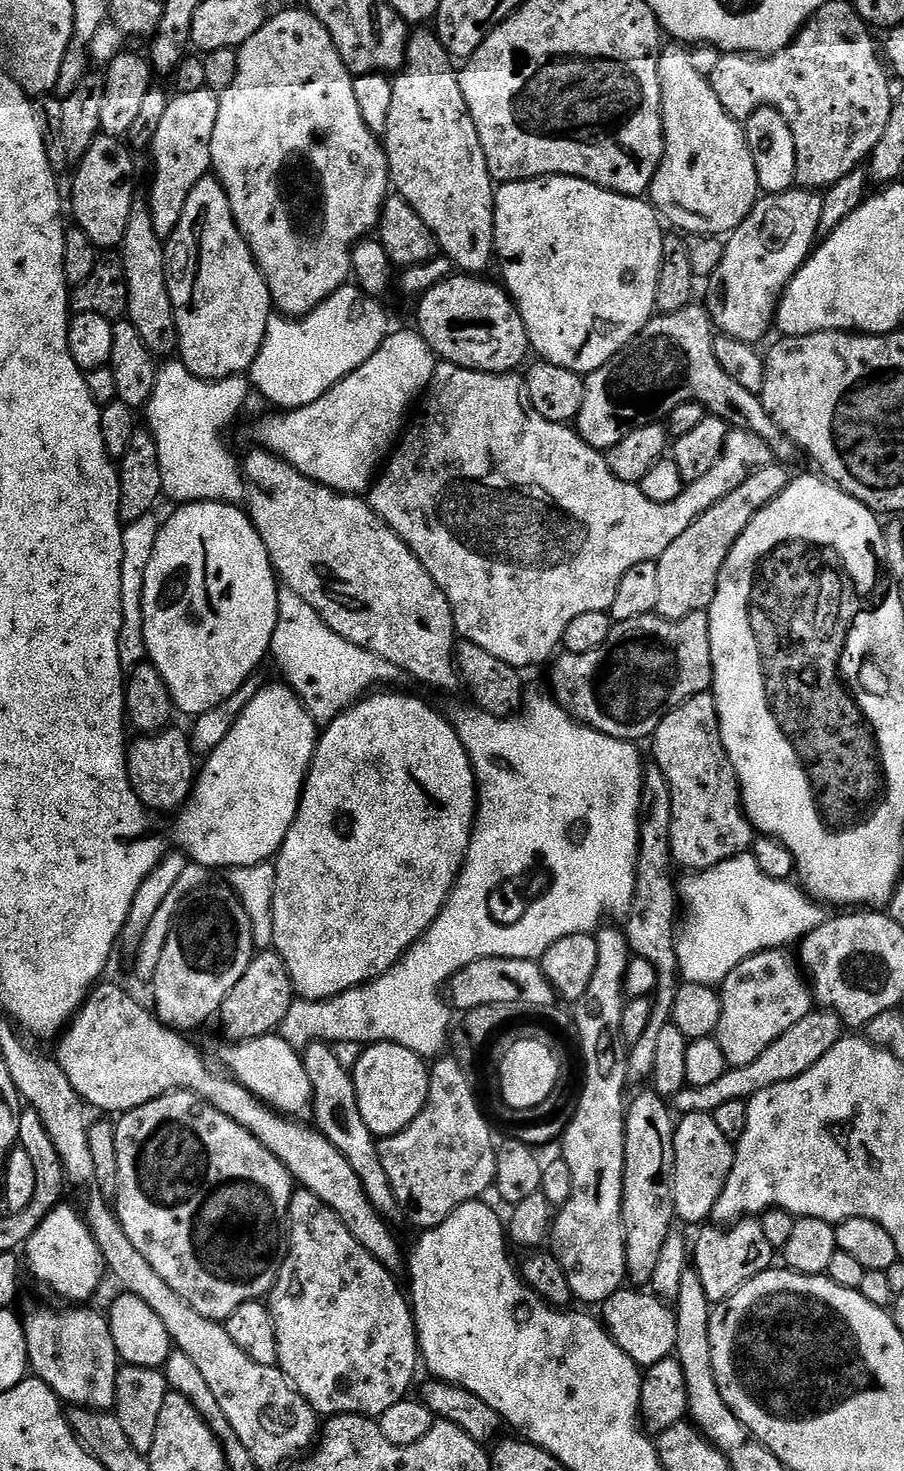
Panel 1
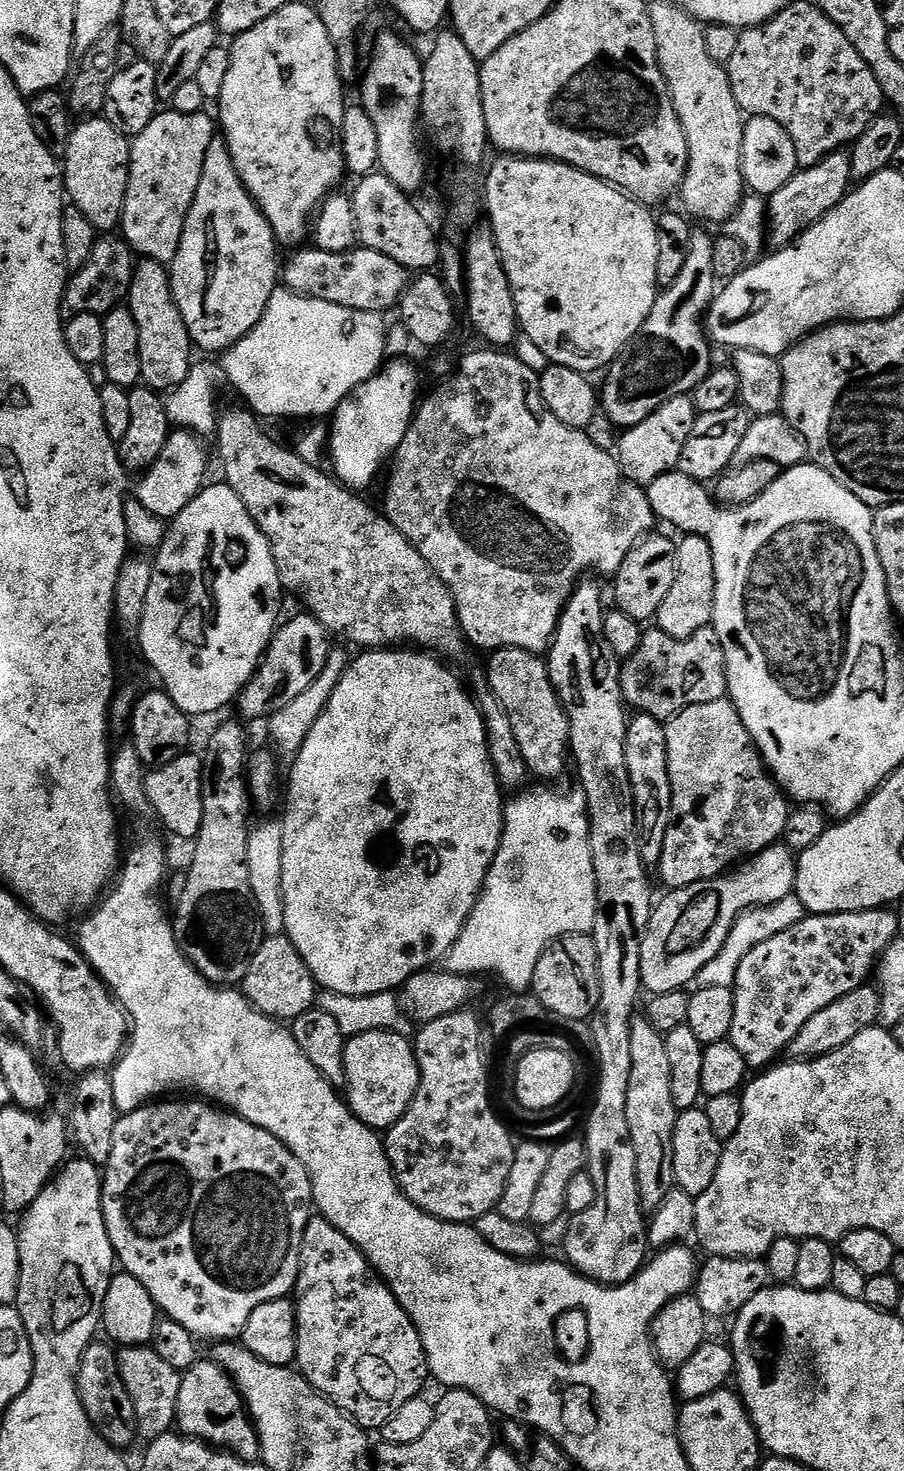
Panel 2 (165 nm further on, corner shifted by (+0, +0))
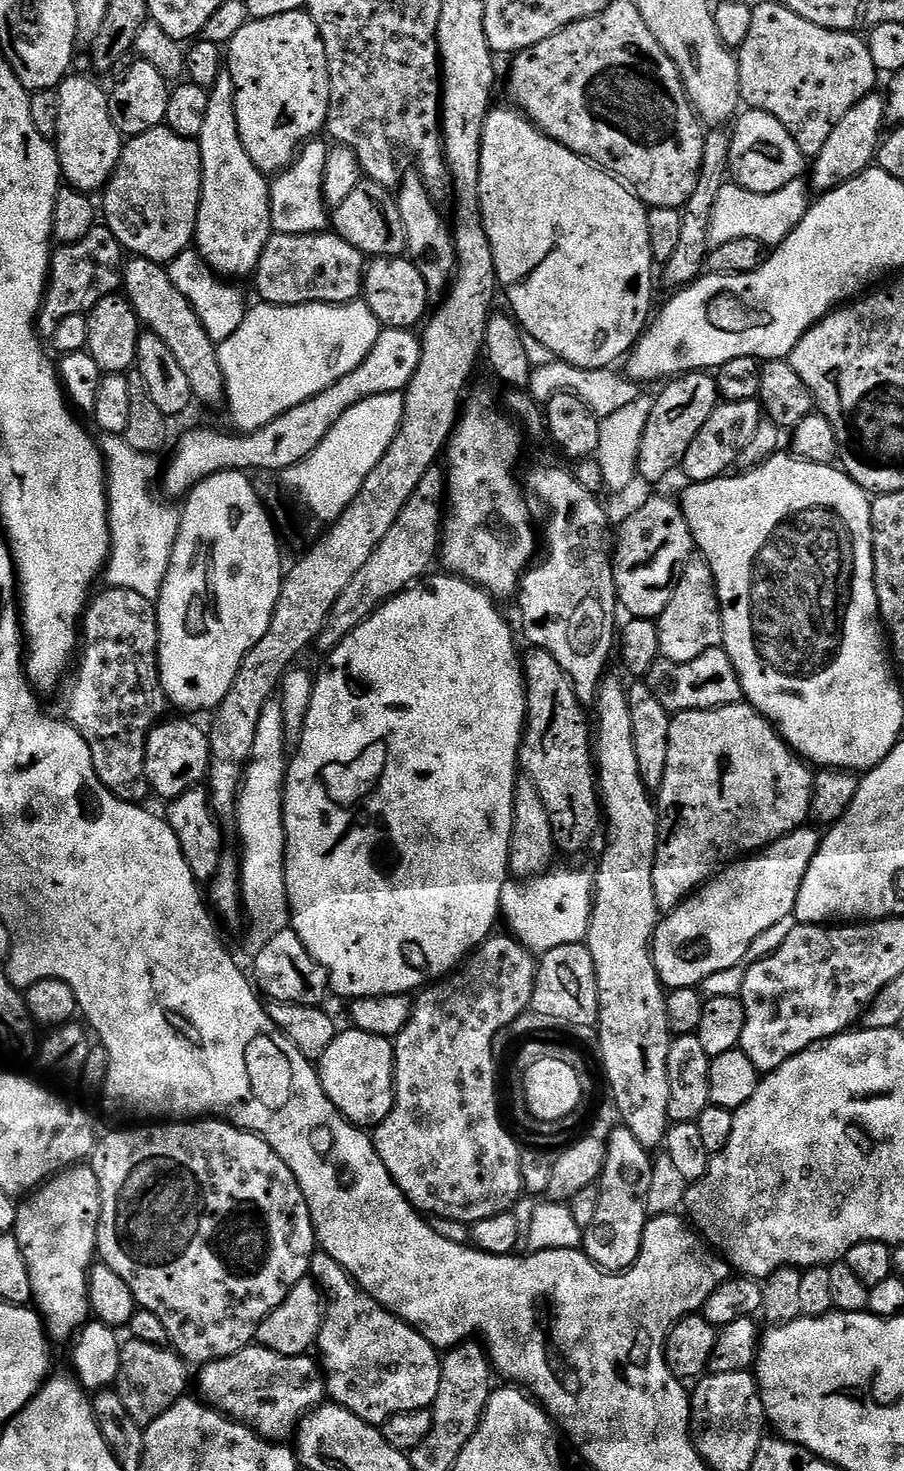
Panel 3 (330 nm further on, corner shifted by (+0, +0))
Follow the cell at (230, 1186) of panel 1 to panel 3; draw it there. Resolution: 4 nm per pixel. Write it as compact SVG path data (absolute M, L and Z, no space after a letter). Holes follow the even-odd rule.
M192 1118L187 1122L148 1122L145 1124L148 1124L145 1128L124 1128L121 1132L110 1133L105 1140L103 1137L97 1143L96 1150L90 1157L90 1166L94 1170L94 1174L98 1174L98 1186L100 1187L100 1224L96 1227L96 1251L99 1259L103 1263L108 1264L110 1270L114 1270L114 1274L118 1274L118 1278L122 1278L122 1282L126 1282L126 1286L130 1286L137 1305L150 1310L150 1314L158 1314L158 1318L162 1318L162 1326L166 1326L166 1330L168 1331L168 1344L171 1345L174 1351L184 1360L187 1360L189 1365L203 1366L214 1362L218 1358L226 1358L238 1350L247 1348L249 1344L255 1341L256 1331L261 1322L275 1308L282 1306L282 1298L286 1298L286 1294L290 1294L290 1290L299 1280L305 1279L309 1275L312 1253L317 1251L318 1248L316 1231L312 1225L310 1210L306 1206L306 1198L302 1194L302 1190L298 1186L298 1182L294 1178L290 1166L286 1164L284 1159L268 1144L263 1136L246 1128L237 1128L235 1124L224 1118Z

